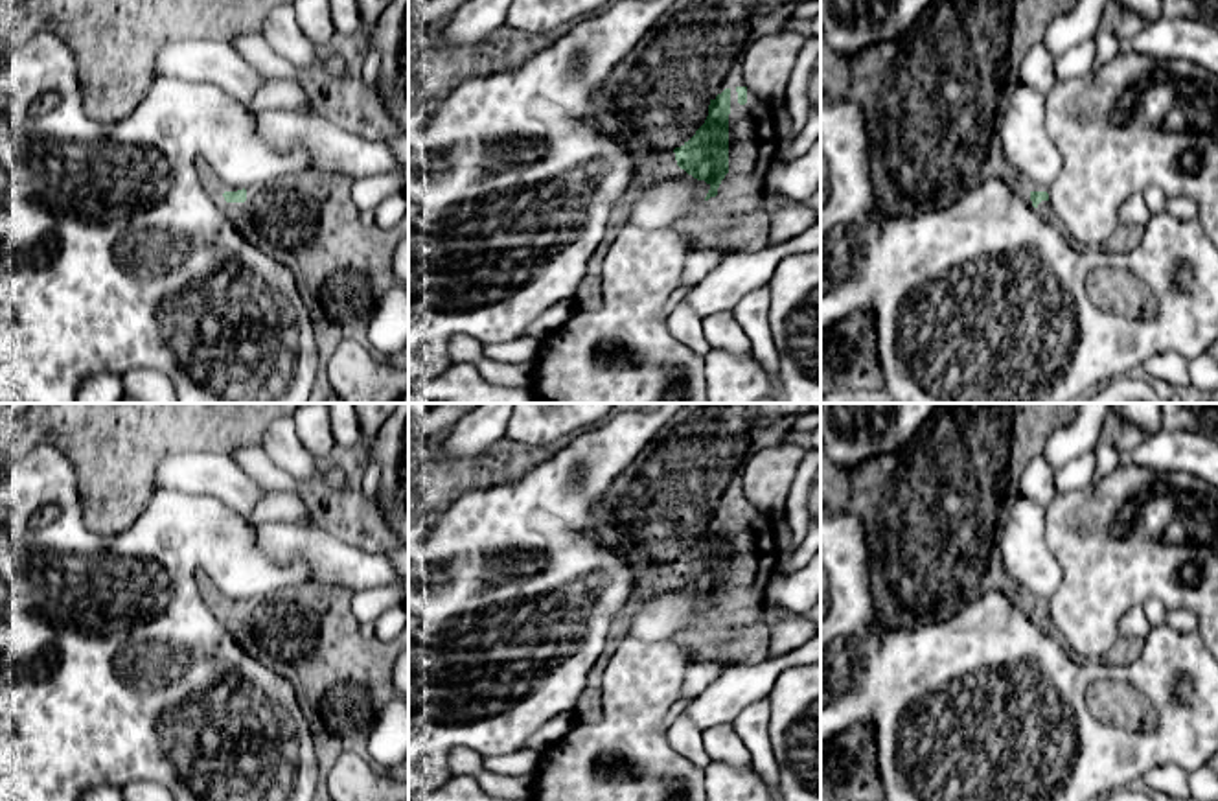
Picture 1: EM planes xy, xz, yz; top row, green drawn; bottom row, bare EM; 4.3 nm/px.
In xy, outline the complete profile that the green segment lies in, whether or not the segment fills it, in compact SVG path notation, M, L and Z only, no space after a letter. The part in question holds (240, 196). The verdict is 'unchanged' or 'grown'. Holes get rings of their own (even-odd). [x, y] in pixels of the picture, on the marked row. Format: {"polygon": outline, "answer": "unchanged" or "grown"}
{"polygon": "M311 168L283 175L265 186L219 195L223 212L237 230L296 278L315 326L320 365L307 403L344 403L324 366L344 341L368 346L368 324L375 302L399 285L392 260L397 245L408 238L408 210L392 232L366 226L350 197L351 182L350 175Z", "answer": "grown"}

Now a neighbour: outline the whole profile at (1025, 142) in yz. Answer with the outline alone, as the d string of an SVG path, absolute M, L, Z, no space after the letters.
M1025 85L1006 90L997 133L1005 158L1019 171L1027 190L1047 192L1063 162L1045 129L1045 96Z

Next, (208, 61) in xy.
M190 39L164 46L155 75L223 88L241 103L252 103L269 75L248 64L228 42Z

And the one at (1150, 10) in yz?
M1115 0L1115 2L1133 13L1139 13L1148 22L1154 22L1163 17L1161 13L1163 0Z

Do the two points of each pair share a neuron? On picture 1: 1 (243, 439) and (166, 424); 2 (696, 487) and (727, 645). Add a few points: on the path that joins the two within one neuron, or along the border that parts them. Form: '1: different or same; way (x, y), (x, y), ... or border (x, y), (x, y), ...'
1: same; way (225, 424), (184, 424)
2: same; way (733, 523), (735, 604)

